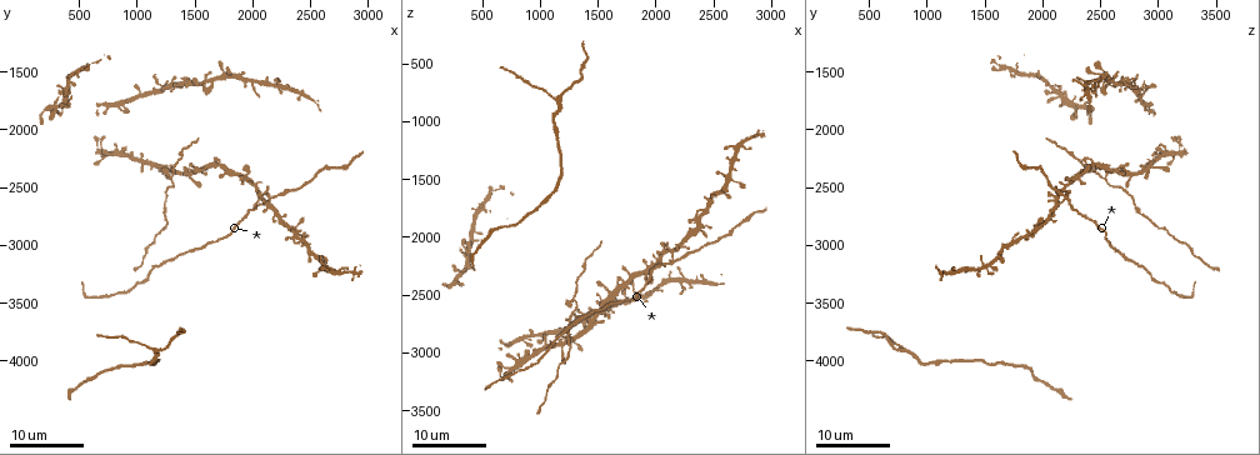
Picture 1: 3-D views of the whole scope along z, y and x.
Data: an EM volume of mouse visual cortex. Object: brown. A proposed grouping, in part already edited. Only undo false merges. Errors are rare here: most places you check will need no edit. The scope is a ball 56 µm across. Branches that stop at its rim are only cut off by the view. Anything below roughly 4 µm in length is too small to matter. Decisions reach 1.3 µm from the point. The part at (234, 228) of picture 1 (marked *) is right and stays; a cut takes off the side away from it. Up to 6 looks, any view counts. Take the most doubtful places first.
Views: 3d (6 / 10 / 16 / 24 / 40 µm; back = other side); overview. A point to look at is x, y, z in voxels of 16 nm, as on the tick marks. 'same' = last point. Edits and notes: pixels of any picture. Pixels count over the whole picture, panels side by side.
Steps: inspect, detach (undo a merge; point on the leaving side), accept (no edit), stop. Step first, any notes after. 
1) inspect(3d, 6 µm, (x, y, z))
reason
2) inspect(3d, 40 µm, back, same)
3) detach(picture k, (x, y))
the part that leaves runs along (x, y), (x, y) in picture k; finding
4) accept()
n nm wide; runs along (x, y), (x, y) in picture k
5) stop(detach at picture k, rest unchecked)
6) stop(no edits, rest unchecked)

inspect(3d, 24 µm, (1440, 2400, 2760))
four or more arms meet

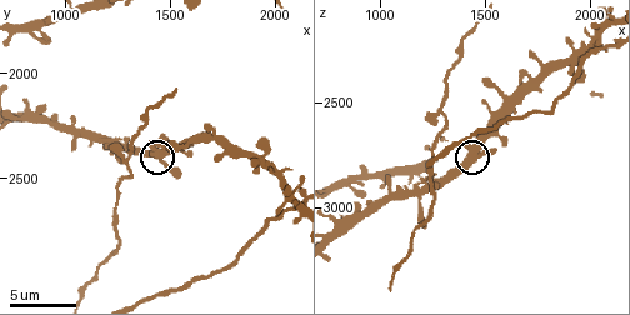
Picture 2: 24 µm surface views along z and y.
inspect(3d, 6 µm, (1430, 2360, 2730))

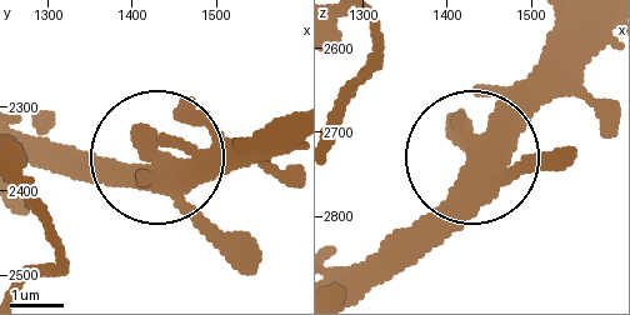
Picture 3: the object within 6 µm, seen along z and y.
accept()
5 arms; all the same neuron

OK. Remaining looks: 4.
inspect(3d, 24 µm, (2160, 2600, 2200))
side arm on a straight run

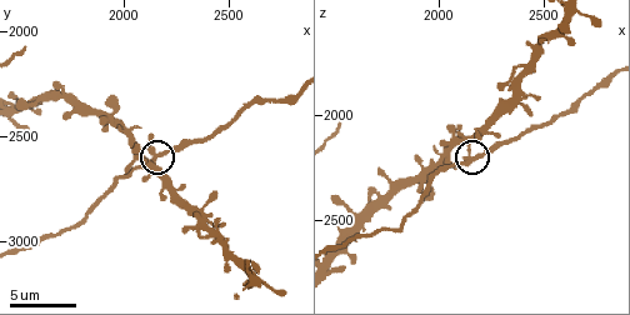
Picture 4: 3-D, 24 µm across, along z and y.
inspect(3d, 6 µm, (2140, 2580, 2220))

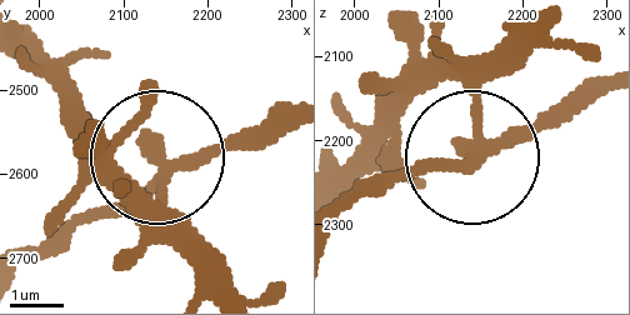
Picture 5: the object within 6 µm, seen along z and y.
accept()
260 nm wide; runs along (339, 218), (406, 173), (514, 146), (590, 101) in picture 5; one neuron here

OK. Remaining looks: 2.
inspect(3d, 16 µm, (1120, 3900, 800))
small branch off a trunk

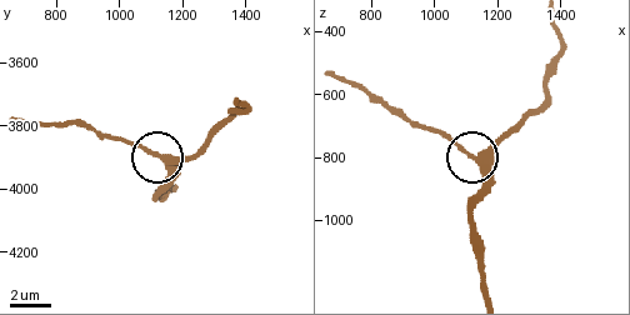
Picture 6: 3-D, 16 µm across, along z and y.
inspect(3d, 6 µm, (1140, 3910, 790))

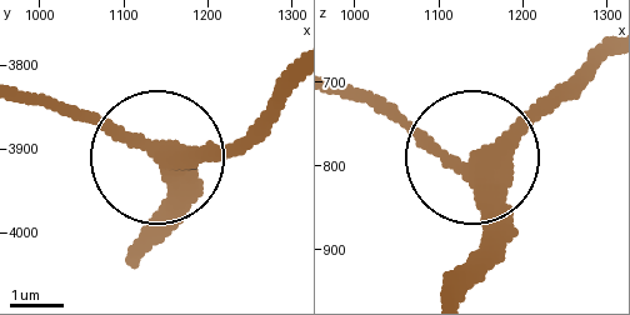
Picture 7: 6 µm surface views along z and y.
accept()
340 nm wide; runs along (139, 251), (165, 170), (63, 108) in picture 7; one neuron here

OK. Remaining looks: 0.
stop(no edits, rest unchecked)

